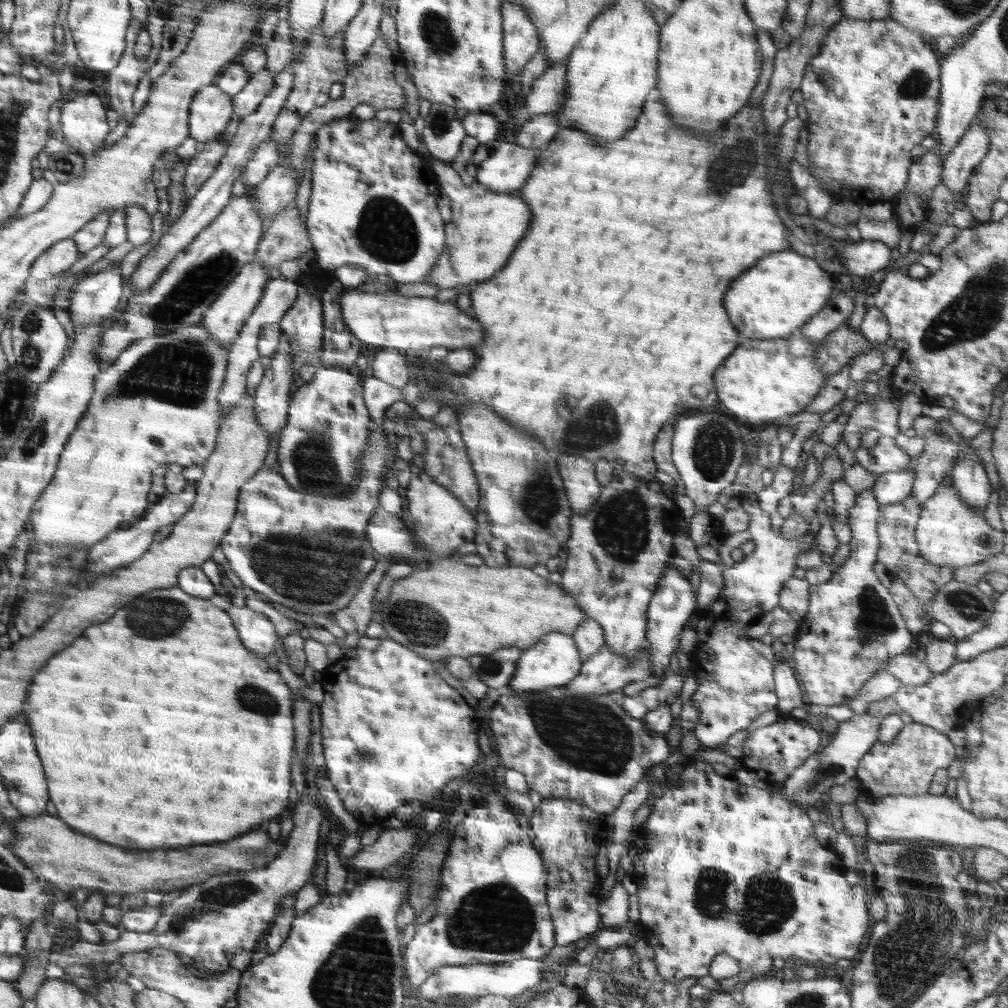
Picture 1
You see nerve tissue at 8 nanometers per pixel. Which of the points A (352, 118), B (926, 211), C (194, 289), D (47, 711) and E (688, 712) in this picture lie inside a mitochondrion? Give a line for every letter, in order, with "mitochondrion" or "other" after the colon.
A: other
B: other
C: mitochondrion
D: other
E: other

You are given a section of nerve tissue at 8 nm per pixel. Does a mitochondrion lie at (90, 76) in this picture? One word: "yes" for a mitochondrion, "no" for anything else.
no

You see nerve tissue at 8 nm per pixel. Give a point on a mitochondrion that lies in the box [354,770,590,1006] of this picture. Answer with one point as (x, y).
(504, 925)

